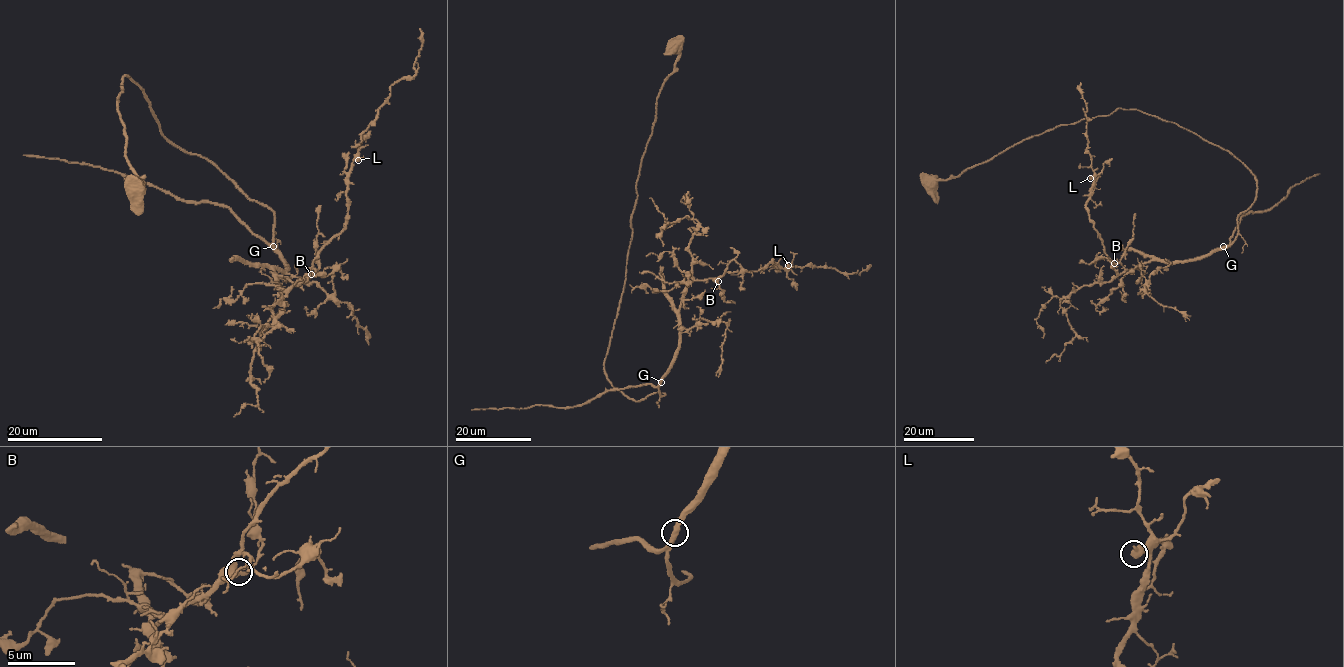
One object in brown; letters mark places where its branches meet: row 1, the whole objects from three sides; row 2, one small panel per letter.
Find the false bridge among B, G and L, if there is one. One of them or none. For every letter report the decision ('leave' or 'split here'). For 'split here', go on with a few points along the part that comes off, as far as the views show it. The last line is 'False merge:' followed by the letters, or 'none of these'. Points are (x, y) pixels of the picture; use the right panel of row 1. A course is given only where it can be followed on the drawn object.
B: leave
G: leave
L: leave
False merge: none of these

